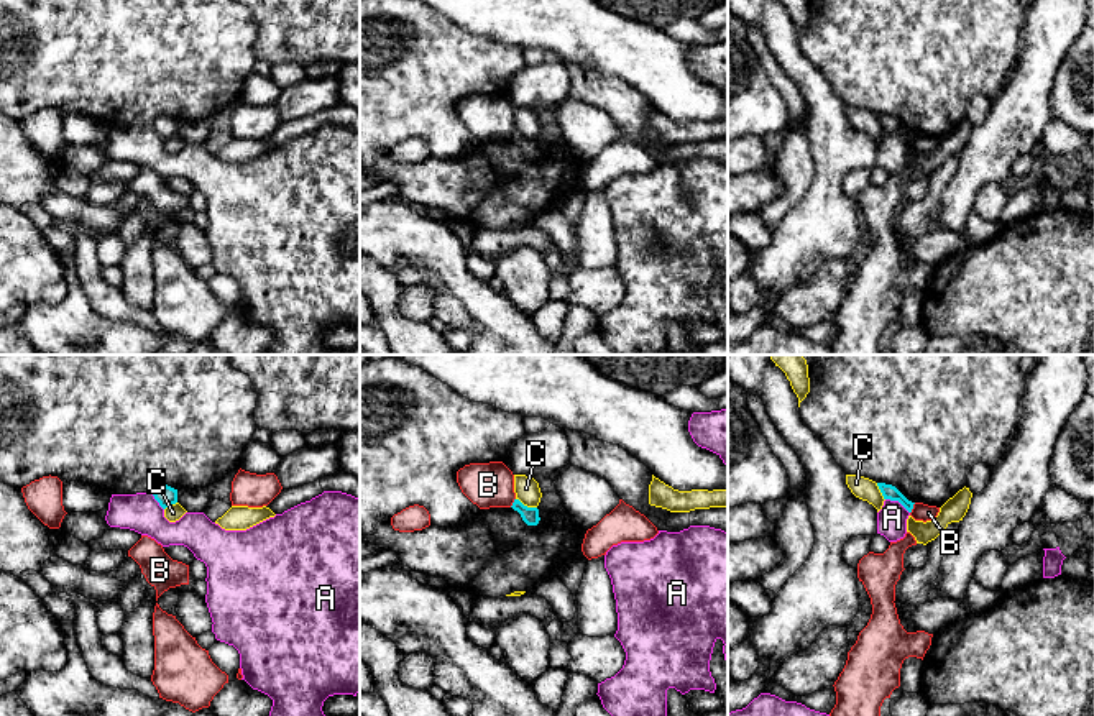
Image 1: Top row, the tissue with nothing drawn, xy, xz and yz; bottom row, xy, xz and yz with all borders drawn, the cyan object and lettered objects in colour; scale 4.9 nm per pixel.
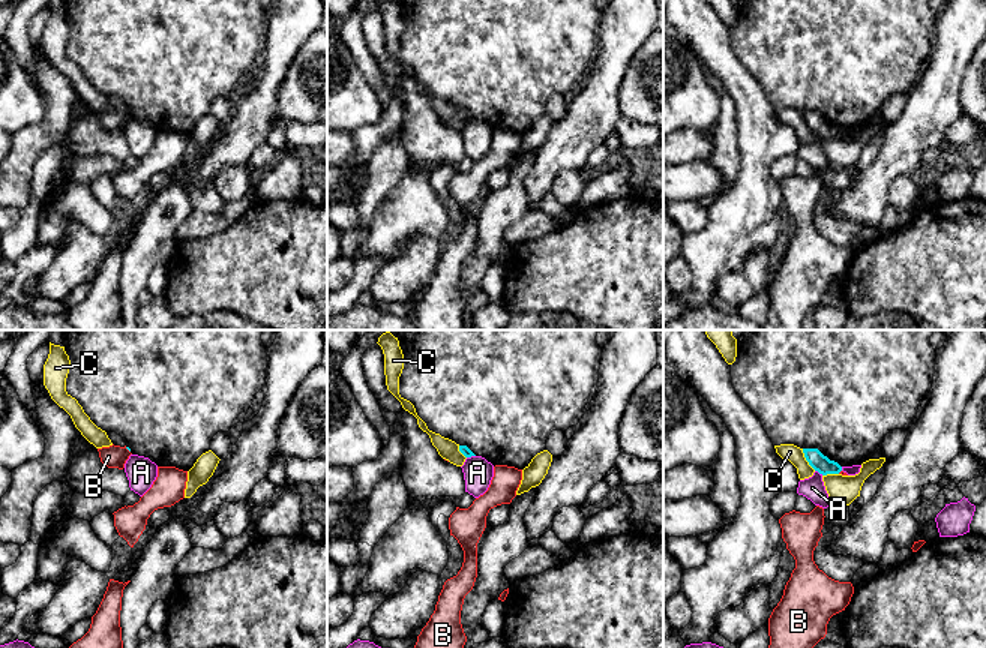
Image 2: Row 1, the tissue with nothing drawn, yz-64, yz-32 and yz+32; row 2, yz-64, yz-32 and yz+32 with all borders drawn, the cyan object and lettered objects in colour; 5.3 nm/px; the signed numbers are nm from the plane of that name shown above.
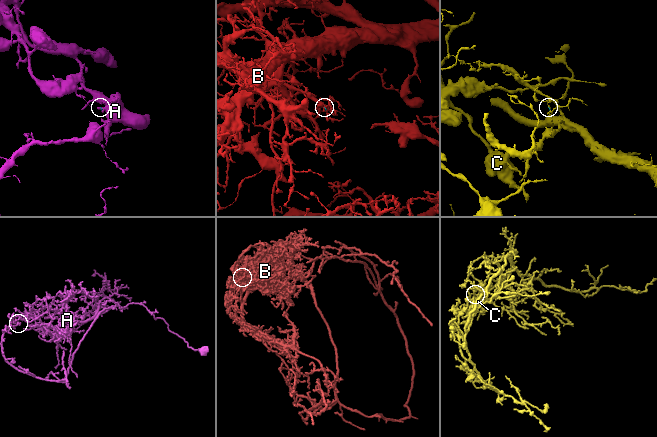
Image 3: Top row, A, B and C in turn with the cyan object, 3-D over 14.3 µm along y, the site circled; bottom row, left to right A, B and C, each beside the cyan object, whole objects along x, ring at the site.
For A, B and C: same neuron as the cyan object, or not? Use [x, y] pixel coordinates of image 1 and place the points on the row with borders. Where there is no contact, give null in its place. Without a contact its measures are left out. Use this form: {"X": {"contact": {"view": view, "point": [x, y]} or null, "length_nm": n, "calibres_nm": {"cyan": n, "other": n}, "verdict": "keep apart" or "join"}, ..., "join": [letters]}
{"A": {"contact": {"view": "yz", "point": [897, 500]}, "length_nm": 140, "calibres_nm": {"cyan": 70, "other": 140}, "verdict": "keep apart"}, "B": {"contact": {"view": "yz", "point": [912, 508]}, "length_nm": 60, "calibres_nm": {"cyan": 70, "other": 90}, "verdict": "keep apart"}, "C": {"contact": {"view": "xz", "point": [526, 506]}, "length_nm": 120, "calibres_nm": {"cyan": 80, "other": 120}, "verdict": "keep apart"}, "join": []}

